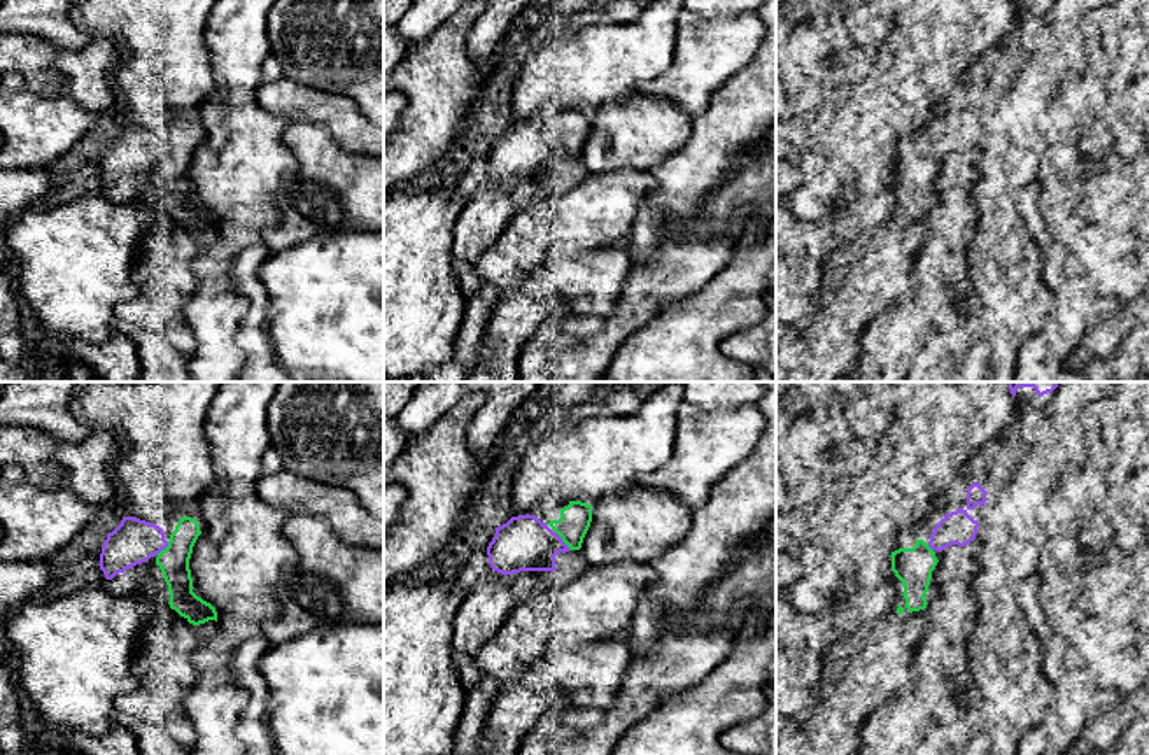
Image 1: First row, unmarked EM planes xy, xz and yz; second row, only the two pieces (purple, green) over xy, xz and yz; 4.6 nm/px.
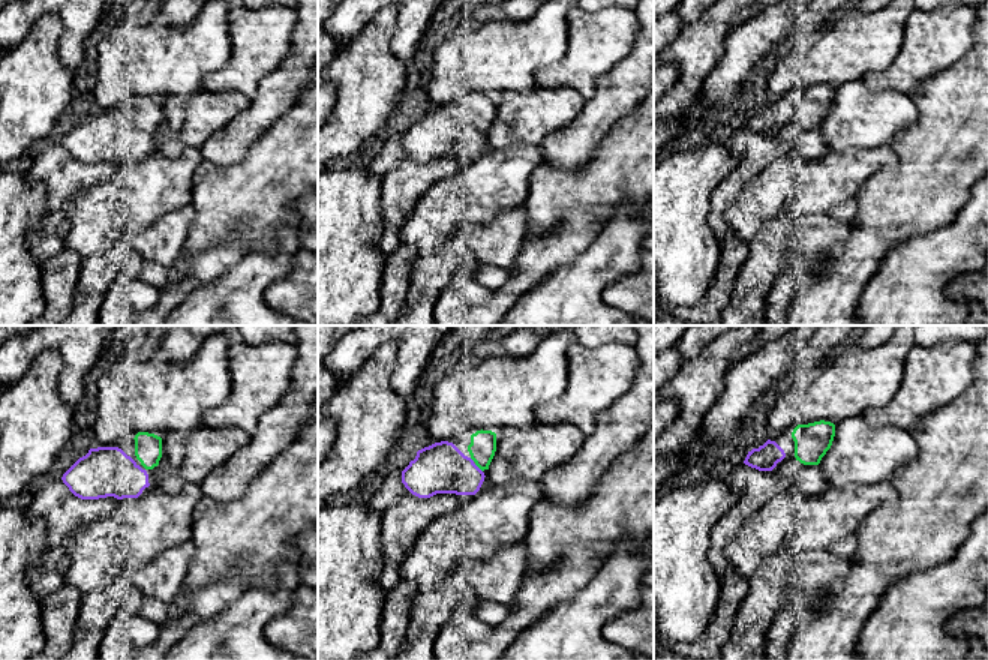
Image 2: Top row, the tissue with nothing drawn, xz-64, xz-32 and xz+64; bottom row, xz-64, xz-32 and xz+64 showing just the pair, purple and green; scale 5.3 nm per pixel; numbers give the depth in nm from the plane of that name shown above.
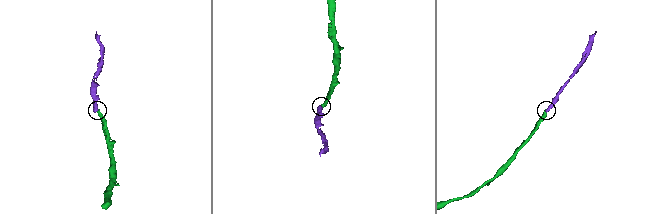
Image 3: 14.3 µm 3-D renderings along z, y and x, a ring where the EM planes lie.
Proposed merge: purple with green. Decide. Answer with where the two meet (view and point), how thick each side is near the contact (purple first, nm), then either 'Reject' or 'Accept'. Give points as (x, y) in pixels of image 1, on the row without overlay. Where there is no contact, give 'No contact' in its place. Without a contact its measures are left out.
Touches purple at xz (561, 148). Thickness 260 nm (purple) against 140 nm. Accept

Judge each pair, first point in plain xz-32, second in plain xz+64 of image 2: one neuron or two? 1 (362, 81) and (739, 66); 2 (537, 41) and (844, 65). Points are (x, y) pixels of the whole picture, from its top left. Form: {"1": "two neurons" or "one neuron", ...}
{"1": "two neurons", "2": "one neuron"}

